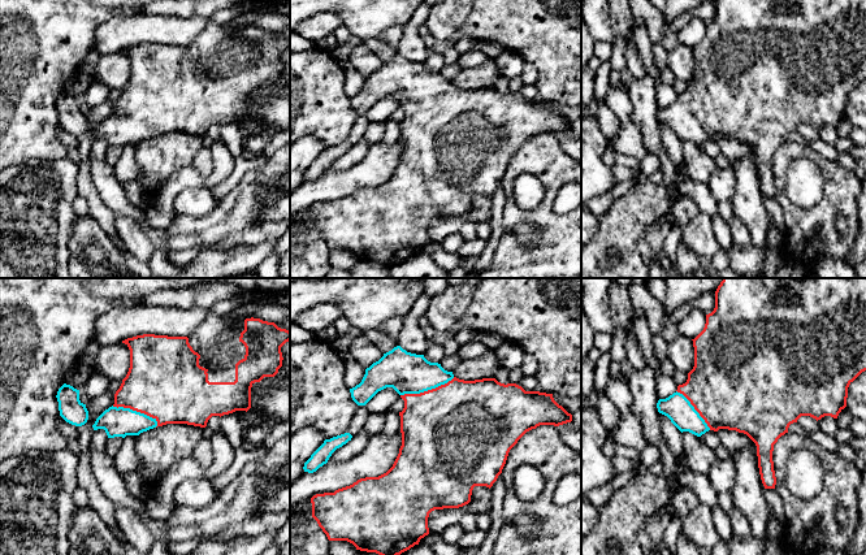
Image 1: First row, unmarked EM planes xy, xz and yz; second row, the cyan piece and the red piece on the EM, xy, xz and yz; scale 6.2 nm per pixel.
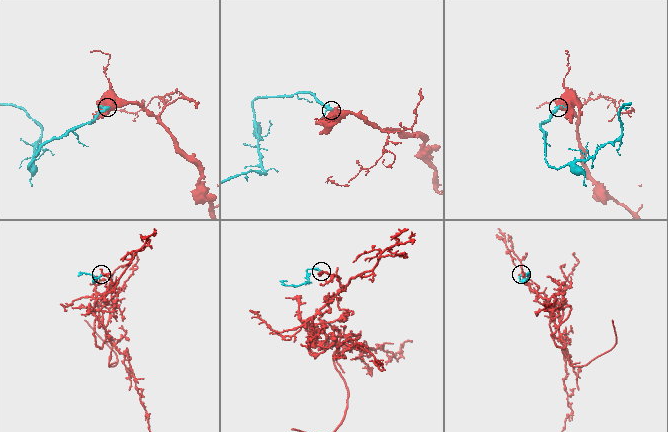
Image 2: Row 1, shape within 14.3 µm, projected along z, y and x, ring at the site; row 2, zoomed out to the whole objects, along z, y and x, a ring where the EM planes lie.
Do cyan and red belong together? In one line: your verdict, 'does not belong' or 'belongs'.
belongs

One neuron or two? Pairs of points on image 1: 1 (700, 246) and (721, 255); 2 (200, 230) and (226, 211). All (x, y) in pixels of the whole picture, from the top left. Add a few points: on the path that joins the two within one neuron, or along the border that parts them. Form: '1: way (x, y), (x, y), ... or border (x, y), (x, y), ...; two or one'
1: border (719, 248), (711, 256); two
2: way (207, 230), (220, 217); one

